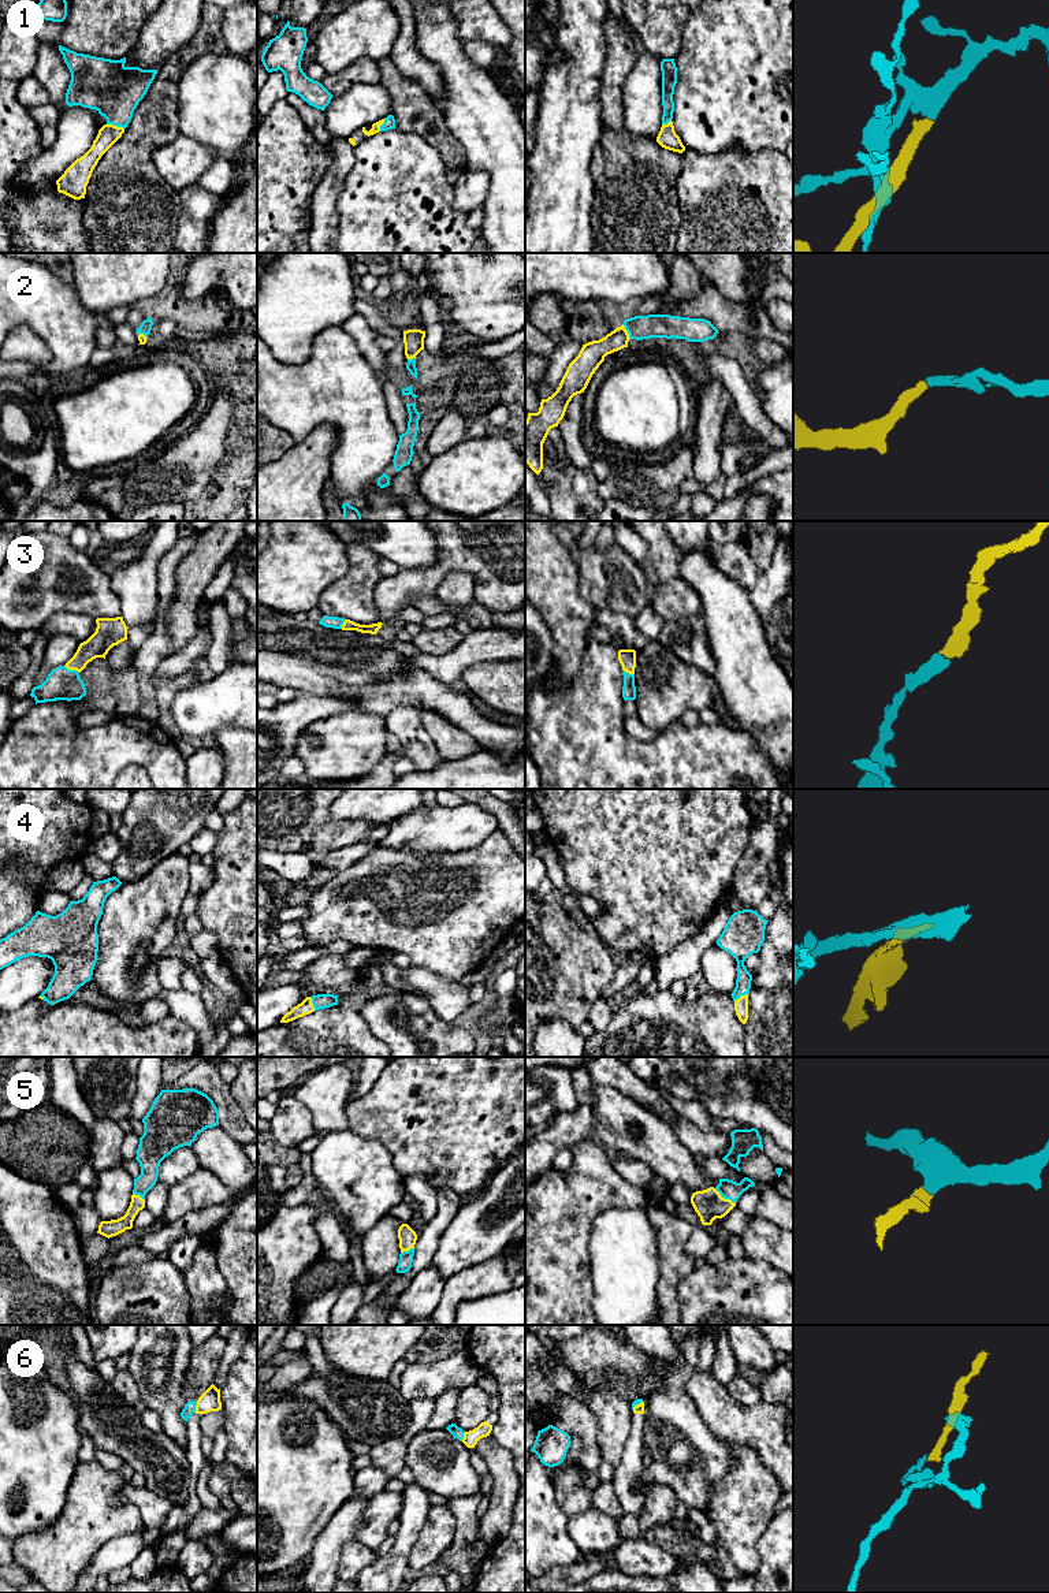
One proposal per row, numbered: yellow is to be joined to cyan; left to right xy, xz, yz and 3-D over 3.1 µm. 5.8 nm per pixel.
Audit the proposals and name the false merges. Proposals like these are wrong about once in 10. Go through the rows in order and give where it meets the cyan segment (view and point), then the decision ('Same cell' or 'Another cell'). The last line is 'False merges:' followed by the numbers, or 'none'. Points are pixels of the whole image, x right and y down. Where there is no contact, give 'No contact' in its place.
1: Touches cyan at xy (115, 125). Same cell
2: Touches cyan at yz (627, 330). Same cell
3: Touches cyan at xy (73, 670). Same cell
4: Touches cyan at yz (740, 994). Same cell
5: Touches cyan at yz (725, 1198). Same cell
6: Touches cyan at xy (196, 1404). Another cell
False merges: 6

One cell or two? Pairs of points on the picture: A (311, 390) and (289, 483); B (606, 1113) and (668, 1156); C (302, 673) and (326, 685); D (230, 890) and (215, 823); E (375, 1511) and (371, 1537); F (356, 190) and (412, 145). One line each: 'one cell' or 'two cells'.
A: two cells
B: one cell
C: one cell
D: two cells
E: one cell
F: one cell

